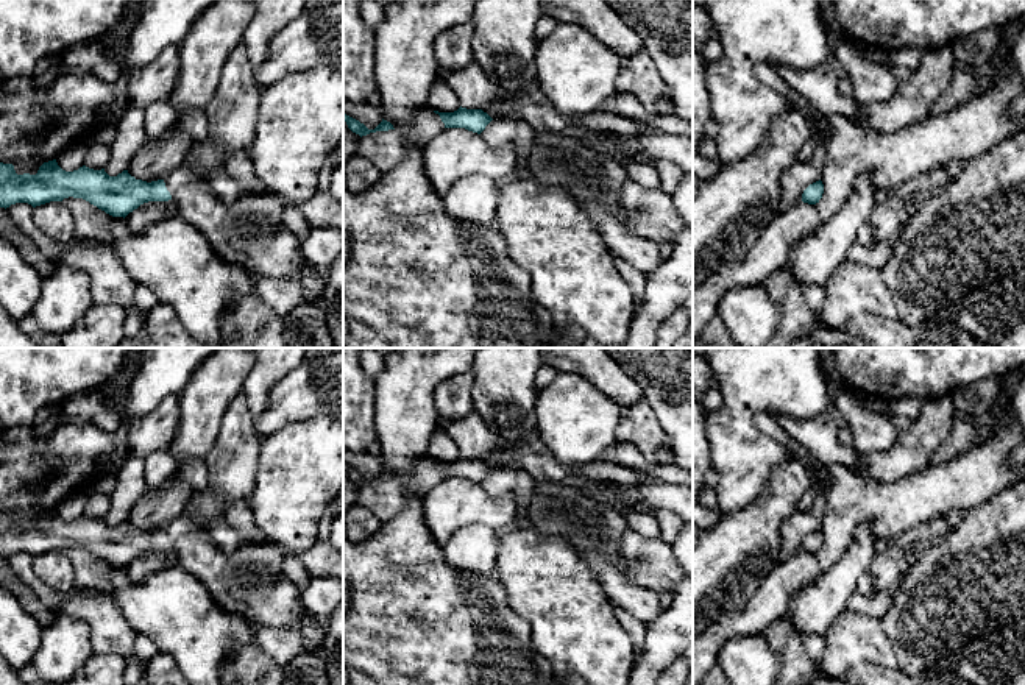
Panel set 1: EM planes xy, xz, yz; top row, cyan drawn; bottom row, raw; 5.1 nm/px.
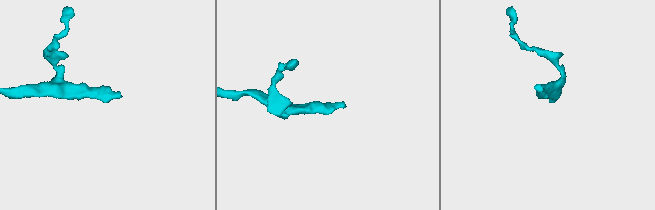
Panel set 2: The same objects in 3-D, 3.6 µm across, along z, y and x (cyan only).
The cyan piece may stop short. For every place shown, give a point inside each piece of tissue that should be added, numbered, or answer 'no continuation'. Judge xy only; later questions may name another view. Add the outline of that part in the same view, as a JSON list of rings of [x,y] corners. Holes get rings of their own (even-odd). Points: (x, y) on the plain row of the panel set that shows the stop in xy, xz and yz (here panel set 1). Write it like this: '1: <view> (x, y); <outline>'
1: xy (248, 582); [[[181,515],[164,527],[165,537],[176,552],[178,565],[197,577],[211,593],[217,605],[232,615],[239,615],[250,621],[253,626],[270,626],[276,629],[286,629],[290,624],[301,627],[301,621],[306,616],[314,616],[306,612],[301,604],[301,588],[282,573],[282,562],[287,557],[287,551],[273,543],[240,545],[234,552],[222,552],[212,541],[207,531],[198,529],[187,516]]]

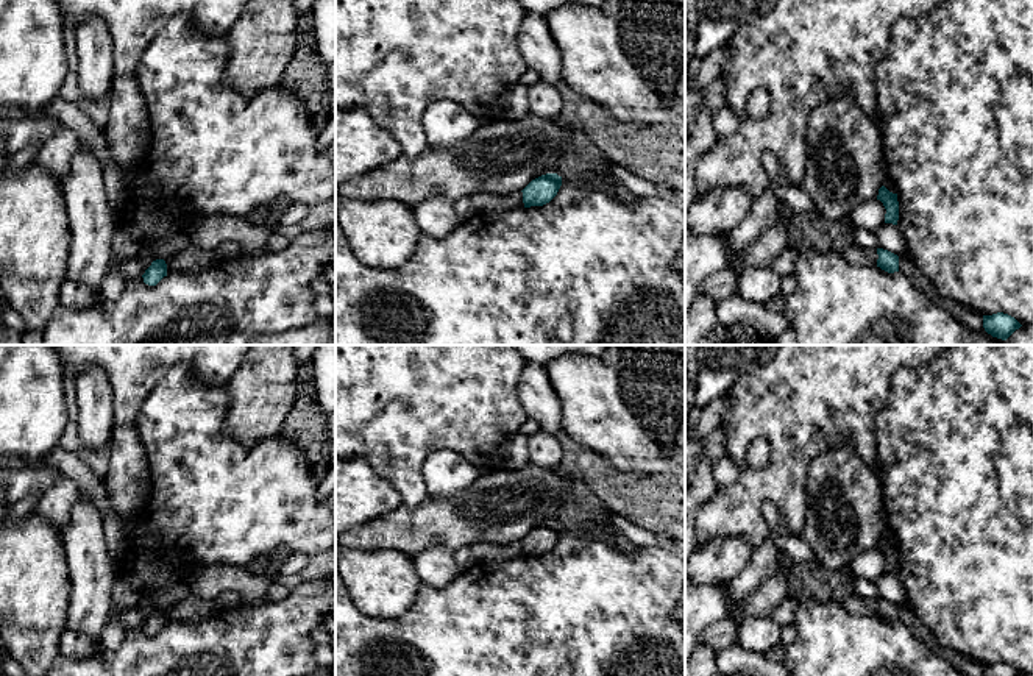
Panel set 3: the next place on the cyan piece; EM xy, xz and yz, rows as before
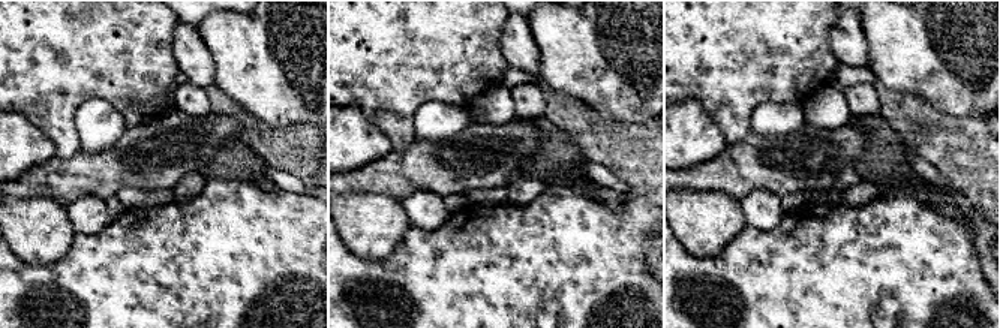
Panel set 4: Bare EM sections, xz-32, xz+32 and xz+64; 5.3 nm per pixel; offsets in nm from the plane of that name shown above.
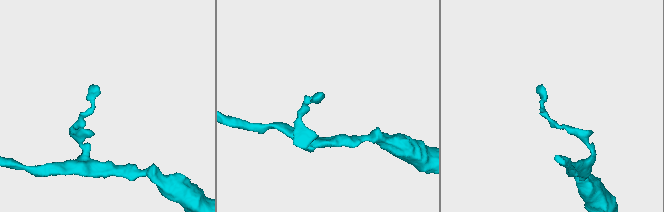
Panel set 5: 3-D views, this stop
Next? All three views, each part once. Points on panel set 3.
no continuation

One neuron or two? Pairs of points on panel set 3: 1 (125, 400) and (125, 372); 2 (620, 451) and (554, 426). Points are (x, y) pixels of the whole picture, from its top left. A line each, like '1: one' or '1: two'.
1: one
2: two

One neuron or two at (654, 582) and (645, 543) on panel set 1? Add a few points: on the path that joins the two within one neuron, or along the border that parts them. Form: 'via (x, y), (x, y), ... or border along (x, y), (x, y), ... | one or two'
via (654, 573), (654, 567), (645, 557), (645, 553) | one

